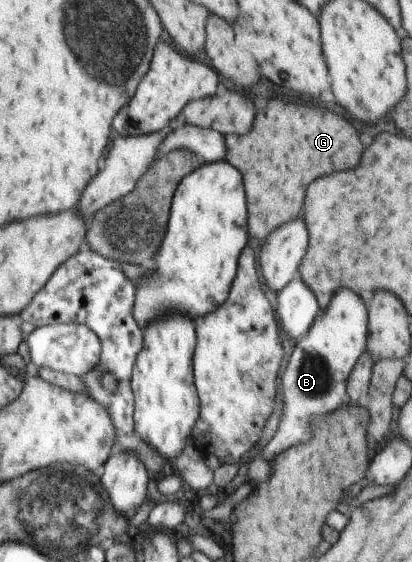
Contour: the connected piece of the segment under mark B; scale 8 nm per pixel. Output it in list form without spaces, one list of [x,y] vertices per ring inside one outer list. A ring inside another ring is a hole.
[[[349,290],[337,292],[321,316],[311,323],[307,332],[291,345],[286,359],[285,372],[281,373],[281,414],[277,428],[261,455],[270,462],[288,448],[309,440],[312,435],[313,416],[327,415],[328,412],[342,409],[347,399],[348,375],[355,366],[359,354],[366,350],[367,314],[359,296]]]

